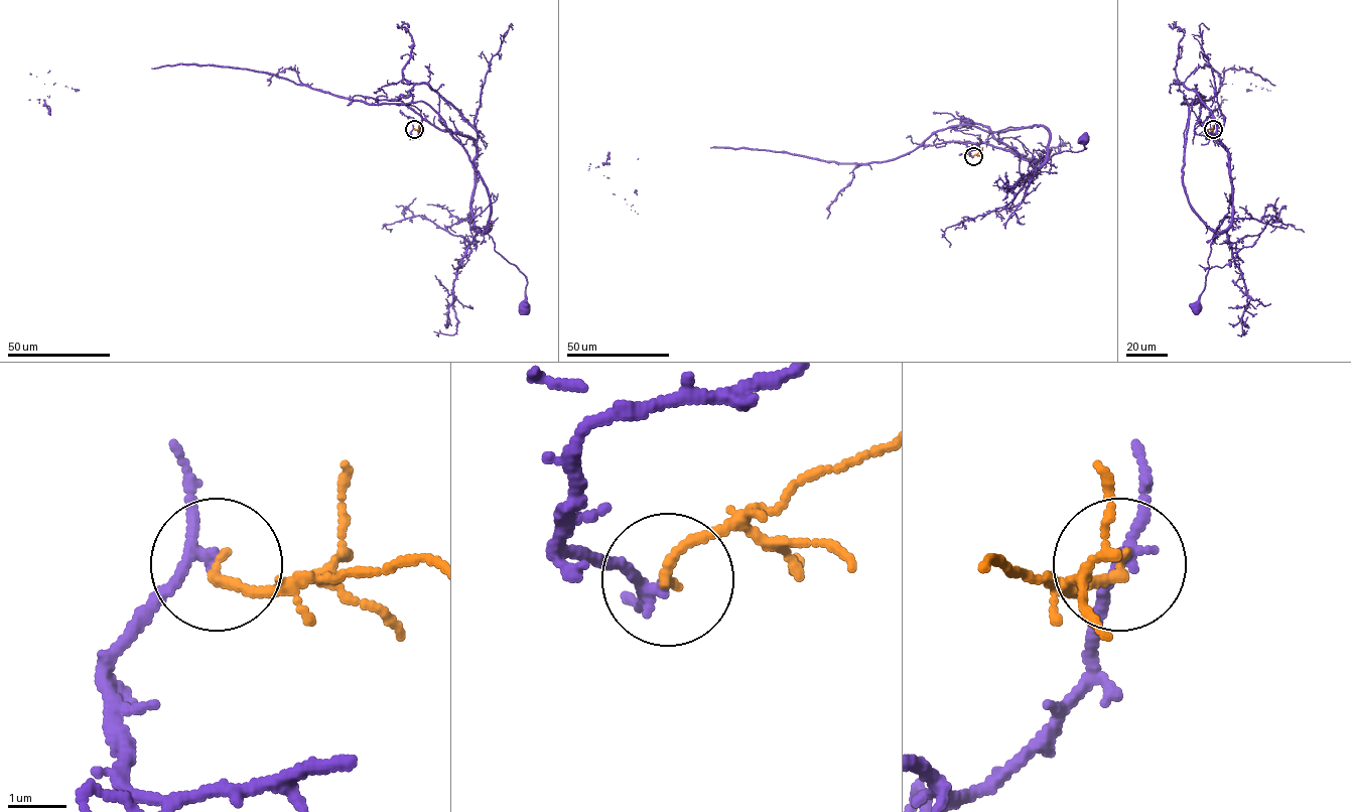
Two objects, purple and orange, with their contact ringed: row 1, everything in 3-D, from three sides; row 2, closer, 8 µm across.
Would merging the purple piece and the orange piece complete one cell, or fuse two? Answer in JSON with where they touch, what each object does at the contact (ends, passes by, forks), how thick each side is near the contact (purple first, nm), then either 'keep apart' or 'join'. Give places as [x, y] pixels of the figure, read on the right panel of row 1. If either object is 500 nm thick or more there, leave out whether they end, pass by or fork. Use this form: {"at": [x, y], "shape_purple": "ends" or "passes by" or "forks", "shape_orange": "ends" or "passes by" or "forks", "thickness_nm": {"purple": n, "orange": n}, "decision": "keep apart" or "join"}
{"at": [1213, 129], "shape_purple": "passes by", "shape_orange": "ends", "thickness_nm": {"purple": 160, "orange": 180}, "decision": "keep apart"}

